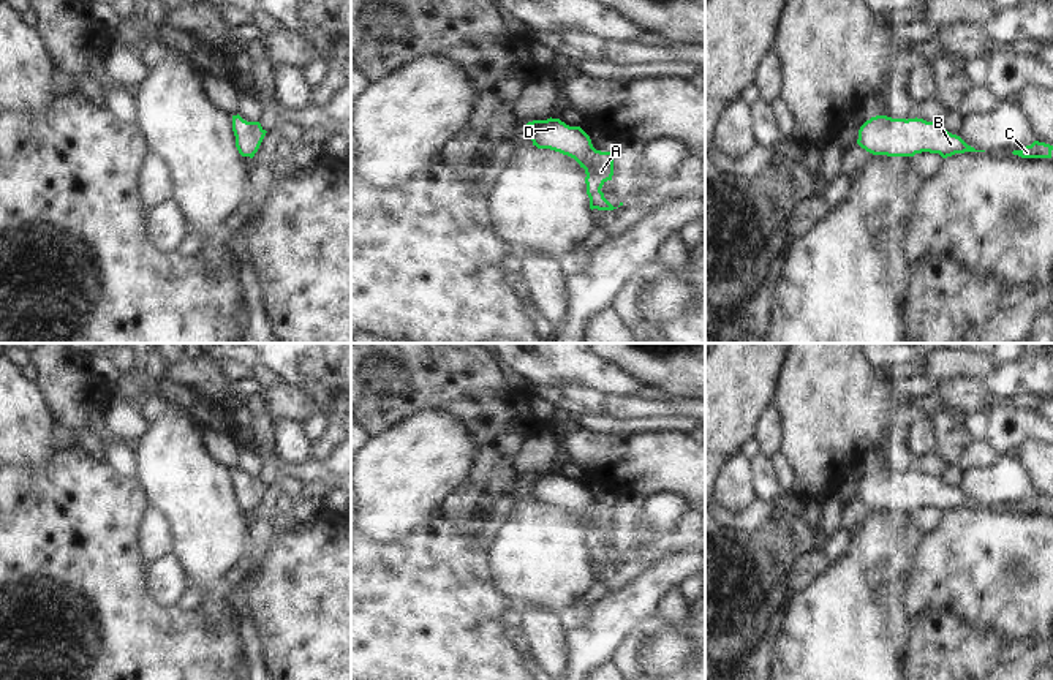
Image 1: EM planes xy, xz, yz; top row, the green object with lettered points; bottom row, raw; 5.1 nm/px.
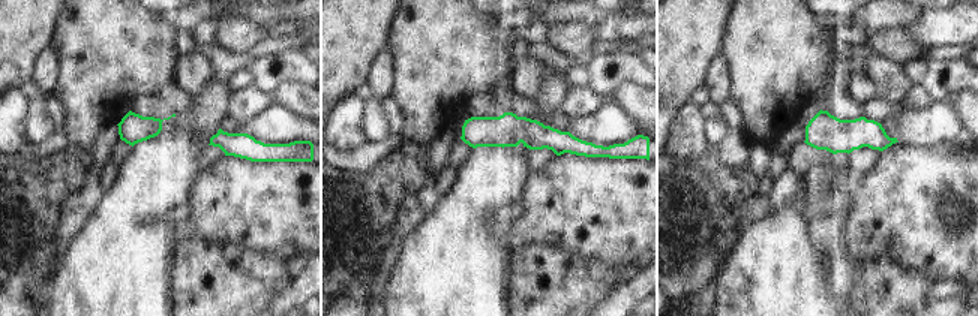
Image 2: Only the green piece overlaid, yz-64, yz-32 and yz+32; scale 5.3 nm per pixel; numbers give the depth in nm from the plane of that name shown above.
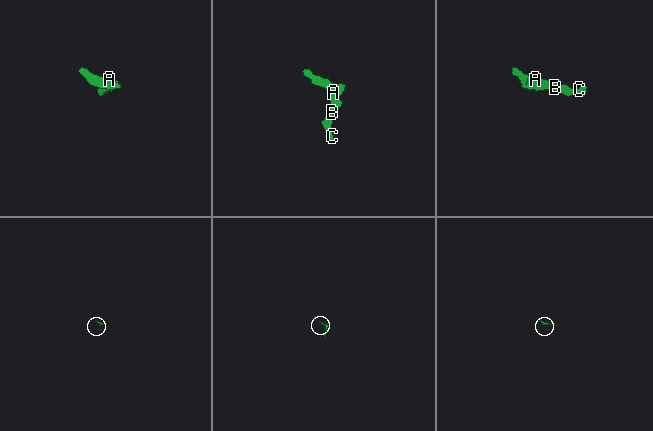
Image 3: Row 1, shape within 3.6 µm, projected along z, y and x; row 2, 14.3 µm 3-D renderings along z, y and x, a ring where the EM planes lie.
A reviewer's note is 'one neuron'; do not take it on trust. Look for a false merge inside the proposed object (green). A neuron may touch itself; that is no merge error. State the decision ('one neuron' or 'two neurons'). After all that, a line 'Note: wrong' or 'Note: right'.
one neuron
Note: right

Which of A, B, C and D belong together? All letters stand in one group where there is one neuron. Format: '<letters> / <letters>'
A B C D

